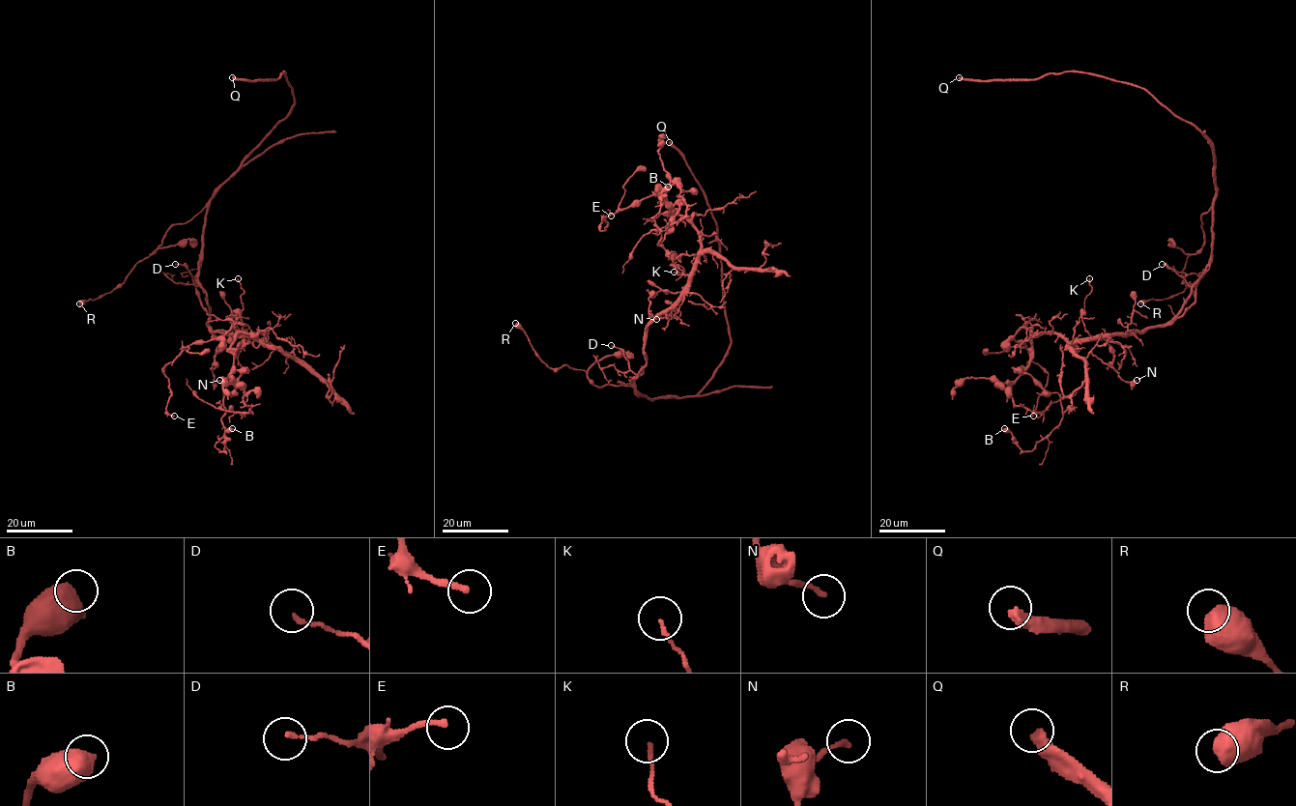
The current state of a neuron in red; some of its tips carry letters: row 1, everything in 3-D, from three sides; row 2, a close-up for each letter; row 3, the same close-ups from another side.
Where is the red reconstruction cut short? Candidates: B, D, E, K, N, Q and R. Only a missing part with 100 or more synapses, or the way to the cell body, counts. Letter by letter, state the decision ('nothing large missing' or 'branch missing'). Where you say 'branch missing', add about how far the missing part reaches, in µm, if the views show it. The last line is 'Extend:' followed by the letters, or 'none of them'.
B: nothing large missing
D: nothing large missing
E: nothing large missing
K: nothing large missing
N: nothing large missing
Q: branch missing | 20 µm
R: nothing large missing
Extend: Q

